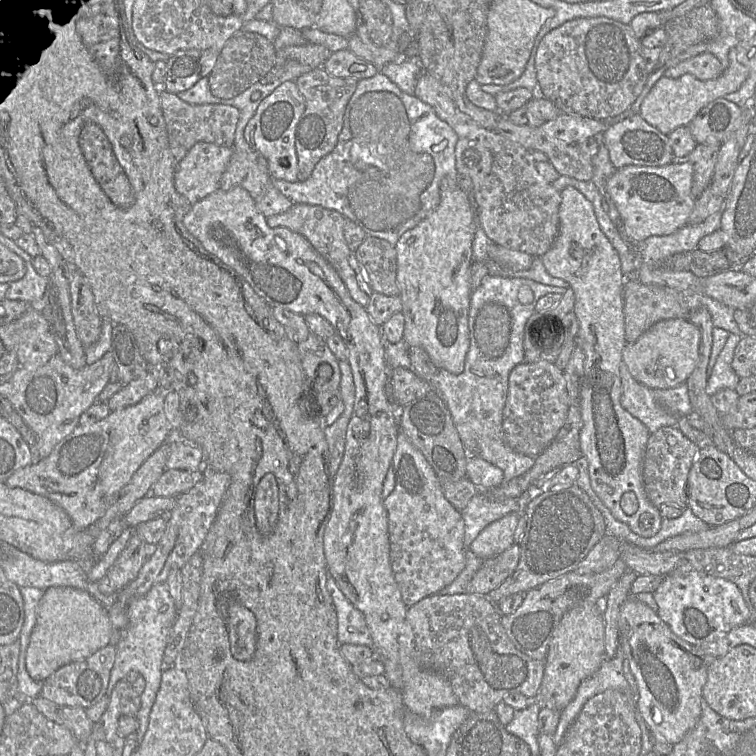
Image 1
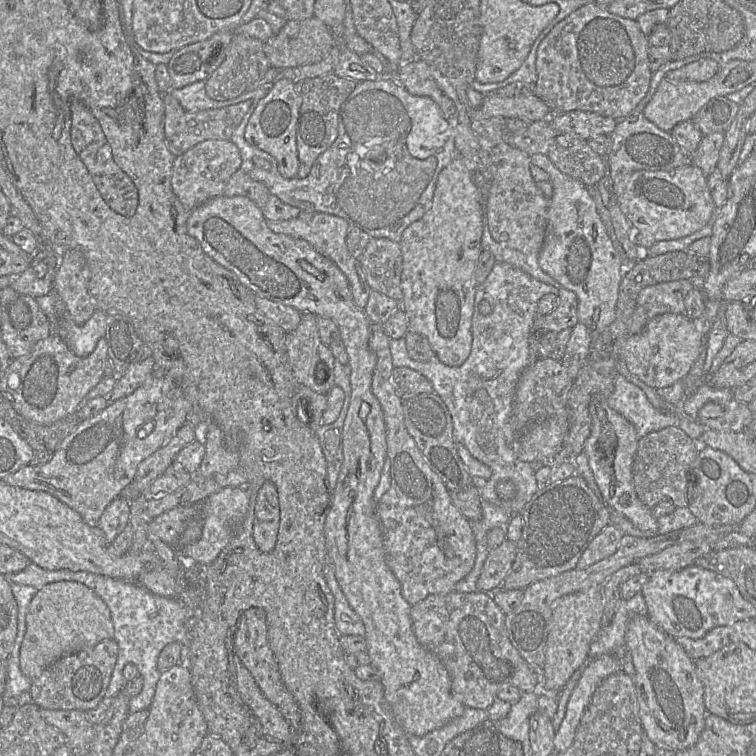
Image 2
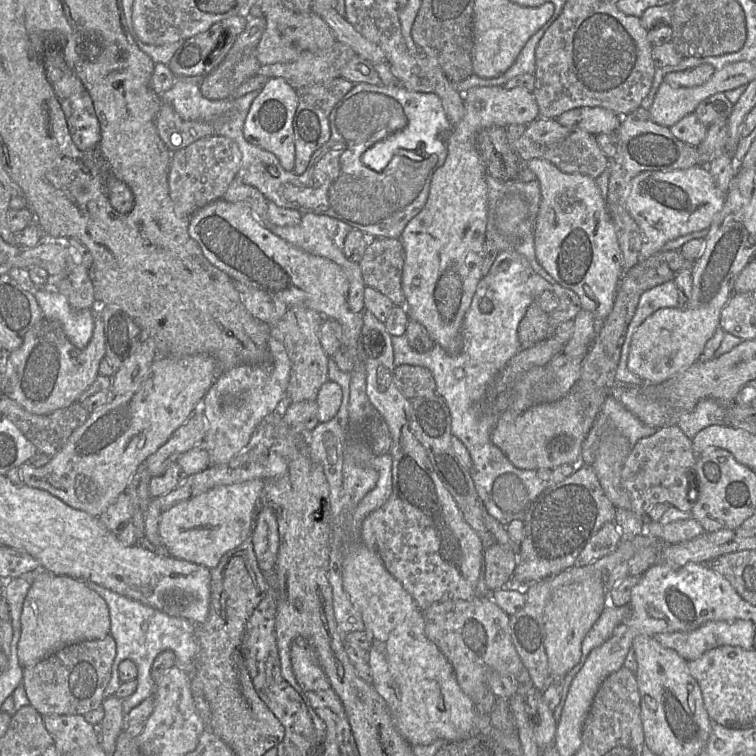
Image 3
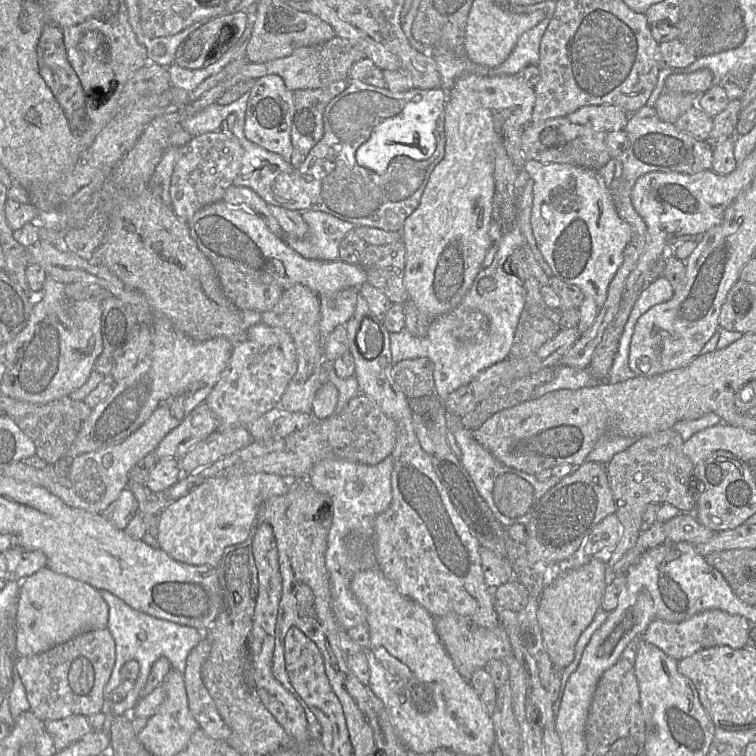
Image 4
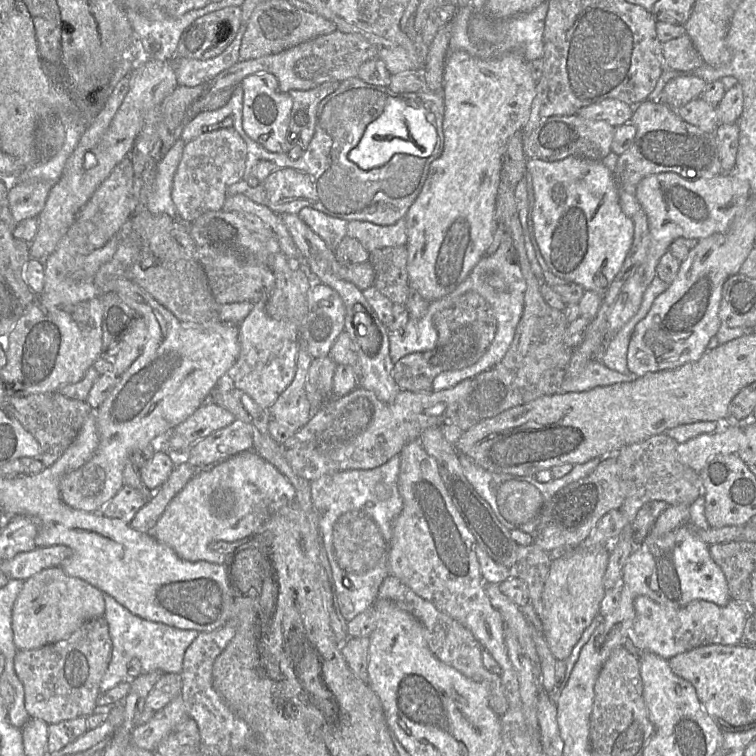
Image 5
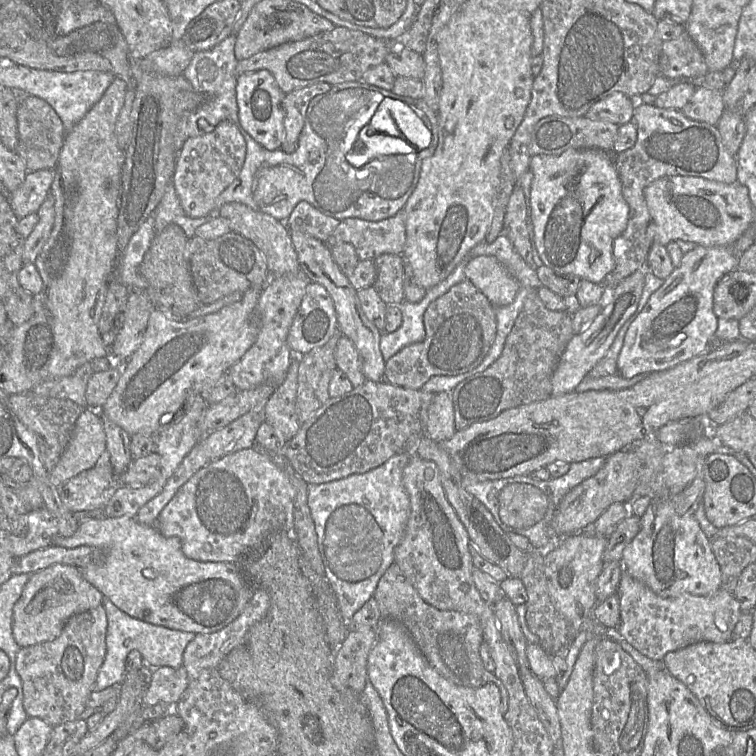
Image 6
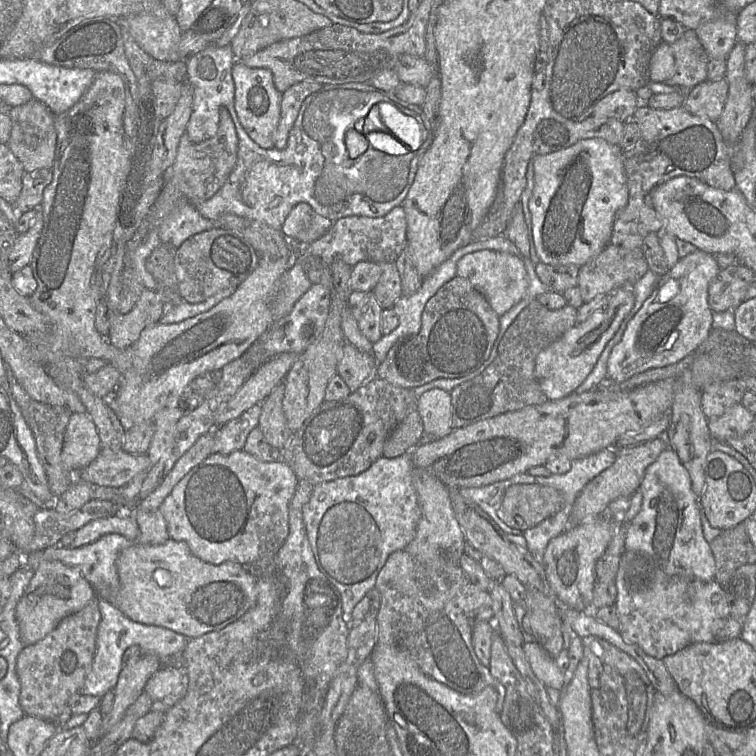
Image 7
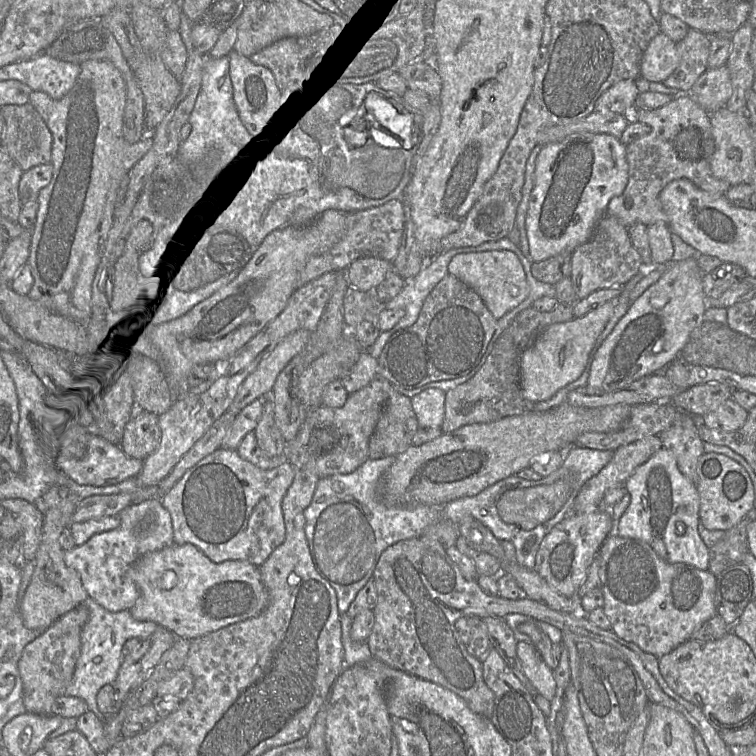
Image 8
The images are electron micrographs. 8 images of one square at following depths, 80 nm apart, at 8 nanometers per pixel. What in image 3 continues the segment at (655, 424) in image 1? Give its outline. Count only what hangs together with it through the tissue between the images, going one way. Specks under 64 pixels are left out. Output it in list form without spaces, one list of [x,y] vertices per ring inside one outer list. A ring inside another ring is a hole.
[[[609,395],[583,441],[581,459],[584,463],[592,465],[601,439],[609,434],[626,437],[633,447],[639,439],[652,435],[658,429],[644,424],[616,398]]]

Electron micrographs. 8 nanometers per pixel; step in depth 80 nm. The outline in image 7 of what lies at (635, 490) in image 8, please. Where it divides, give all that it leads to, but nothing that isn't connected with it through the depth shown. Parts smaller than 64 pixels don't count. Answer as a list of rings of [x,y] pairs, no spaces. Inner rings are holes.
[[[662,450],[644,467],[636,491],[642,496],[642,506],[637,515],[626,523],[625,550],[642,553],[657,570],[667,576],[691,577],[701,581],[713,580],[715,559],[710,543],[703,536],[698,497],[691,489],[688,472],[677,463],[677,458],[669,450]]]

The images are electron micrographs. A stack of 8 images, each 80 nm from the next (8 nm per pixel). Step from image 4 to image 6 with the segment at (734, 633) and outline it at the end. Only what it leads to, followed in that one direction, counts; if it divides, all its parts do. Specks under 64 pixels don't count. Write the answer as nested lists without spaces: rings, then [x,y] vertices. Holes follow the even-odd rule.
[[[626,571],[621,575],[616,593],[620,605],[618,632],[641,654],[656,661],[663,661],[667,653],[695,643],[730,641],[742,614],[737,599],[723,588],[708,596],[683,593],[677,597],[664,598]]]

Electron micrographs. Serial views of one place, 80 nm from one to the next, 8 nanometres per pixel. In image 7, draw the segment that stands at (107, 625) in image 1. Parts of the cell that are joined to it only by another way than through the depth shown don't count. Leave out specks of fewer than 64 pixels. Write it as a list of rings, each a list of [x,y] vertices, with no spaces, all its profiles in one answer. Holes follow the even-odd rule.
[[[41,561],[35,566],[30,583],[16,606],[16,619],[24,646],[42,640],[65,617],[81,610],[95,599],[97,595],[94,588],[78,569],[60,561]]]

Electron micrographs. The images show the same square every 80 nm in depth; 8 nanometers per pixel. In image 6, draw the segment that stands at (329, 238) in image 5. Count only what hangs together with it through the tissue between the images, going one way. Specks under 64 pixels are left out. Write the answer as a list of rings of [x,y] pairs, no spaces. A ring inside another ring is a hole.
[[[301,201],[285,223],[290,231],[300,231],[326,243],[340,221],[321,213],[310,203]]]

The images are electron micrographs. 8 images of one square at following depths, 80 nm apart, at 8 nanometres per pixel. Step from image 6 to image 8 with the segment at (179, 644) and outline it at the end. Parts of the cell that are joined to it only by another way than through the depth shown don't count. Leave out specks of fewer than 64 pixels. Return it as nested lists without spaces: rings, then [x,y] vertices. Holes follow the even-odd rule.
[[[89,597],[82,605],[88,609],[89,619],[81,631],[81,653],[76,663],[73,678],[64,695],[83,699],[87,704],[88,711],[95,713],[99,718],[97,694],[103,686],[114,684],[116,681],[125,642],[130,638],[144,641],[152,635],[158,624],[136,620],[128,610],[110,612]]]

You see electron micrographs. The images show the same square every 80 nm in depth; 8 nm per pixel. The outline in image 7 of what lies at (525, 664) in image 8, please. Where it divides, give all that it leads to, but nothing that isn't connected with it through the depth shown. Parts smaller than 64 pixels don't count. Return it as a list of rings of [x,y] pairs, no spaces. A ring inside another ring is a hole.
[[[524,642],[522,649],[535,676],[546,687],[560,690],[563,687],[563,671],[544,648],[537,642]]]

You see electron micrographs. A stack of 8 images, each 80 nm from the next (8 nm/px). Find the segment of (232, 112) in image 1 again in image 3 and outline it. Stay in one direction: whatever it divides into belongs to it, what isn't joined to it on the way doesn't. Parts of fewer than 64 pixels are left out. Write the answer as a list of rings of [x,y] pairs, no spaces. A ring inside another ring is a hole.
[[[167,103],[161,104],[155,124],[161,140],[171,153],[214,134],[210,122],[184,120]]]

